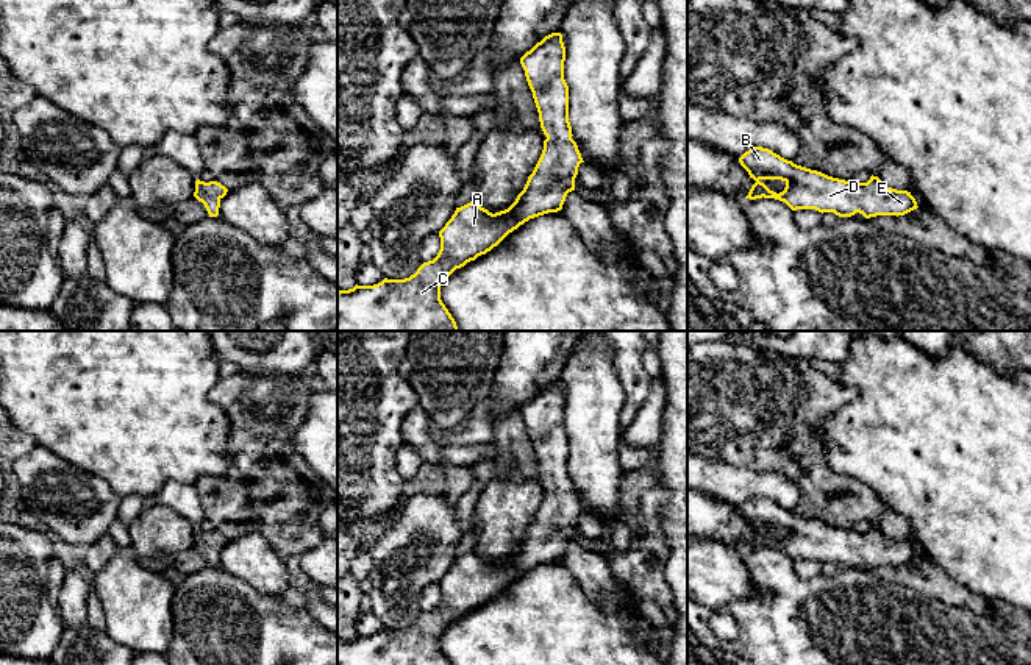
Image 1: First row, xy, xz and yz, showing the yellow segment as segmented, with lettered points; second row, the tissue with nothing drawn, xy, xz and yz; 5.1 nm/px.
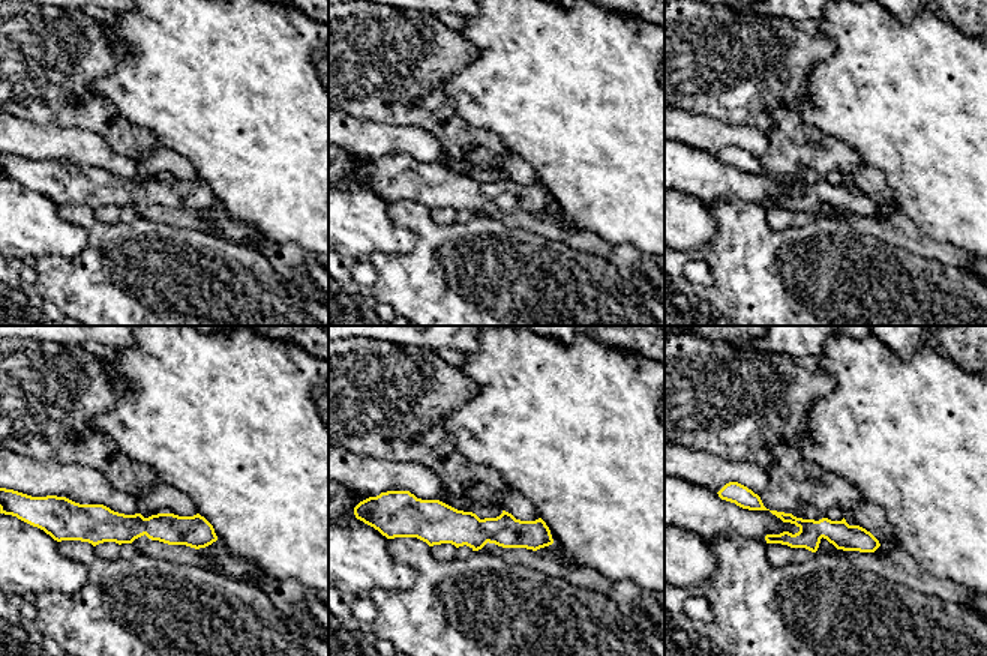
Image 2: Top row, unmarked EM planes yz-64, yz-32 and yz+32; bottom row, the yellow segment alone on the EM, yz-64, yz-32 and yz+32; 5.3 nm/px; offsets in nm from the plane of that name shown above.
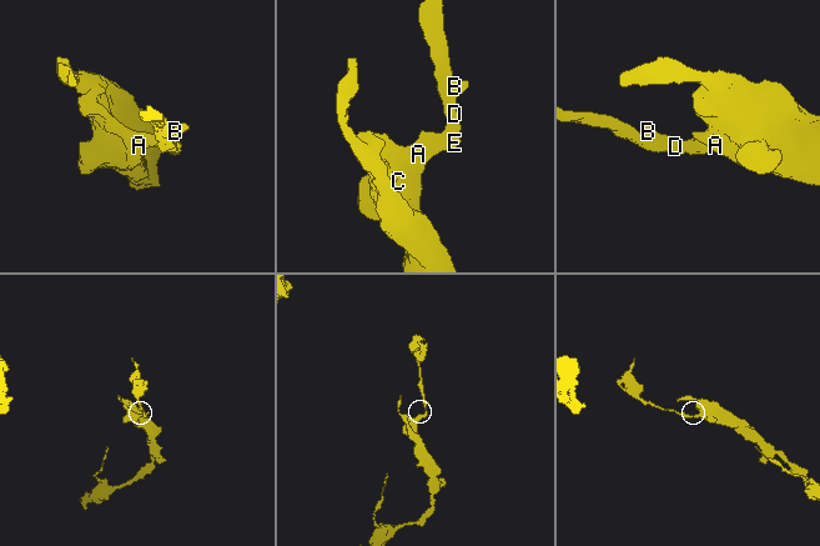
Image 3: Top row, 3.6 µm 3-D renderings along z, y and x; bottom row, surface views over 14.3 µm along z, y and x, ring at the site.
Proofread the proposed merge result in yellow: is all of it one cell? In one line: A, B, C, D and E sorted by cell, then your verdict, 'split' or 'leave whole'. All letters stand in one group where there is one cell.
groups A B C D E; leave whole

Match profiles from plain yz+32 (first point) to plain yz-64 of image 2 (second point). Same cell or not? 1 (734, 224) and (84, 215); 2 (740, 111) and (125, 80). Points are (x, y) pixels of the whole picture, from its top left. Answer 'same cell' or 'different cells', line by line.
1: same cell
2: different cells

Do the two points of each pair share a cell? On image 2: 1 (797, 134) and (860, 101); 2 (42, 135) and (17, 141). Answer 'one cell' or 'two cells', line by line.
1: two cells
2: one cell

